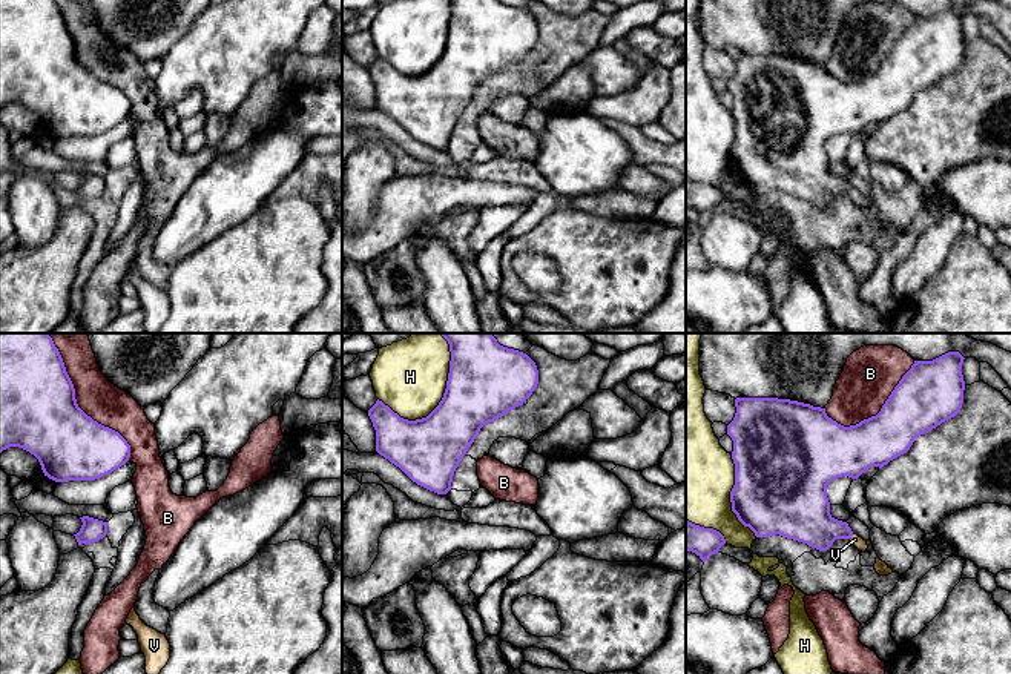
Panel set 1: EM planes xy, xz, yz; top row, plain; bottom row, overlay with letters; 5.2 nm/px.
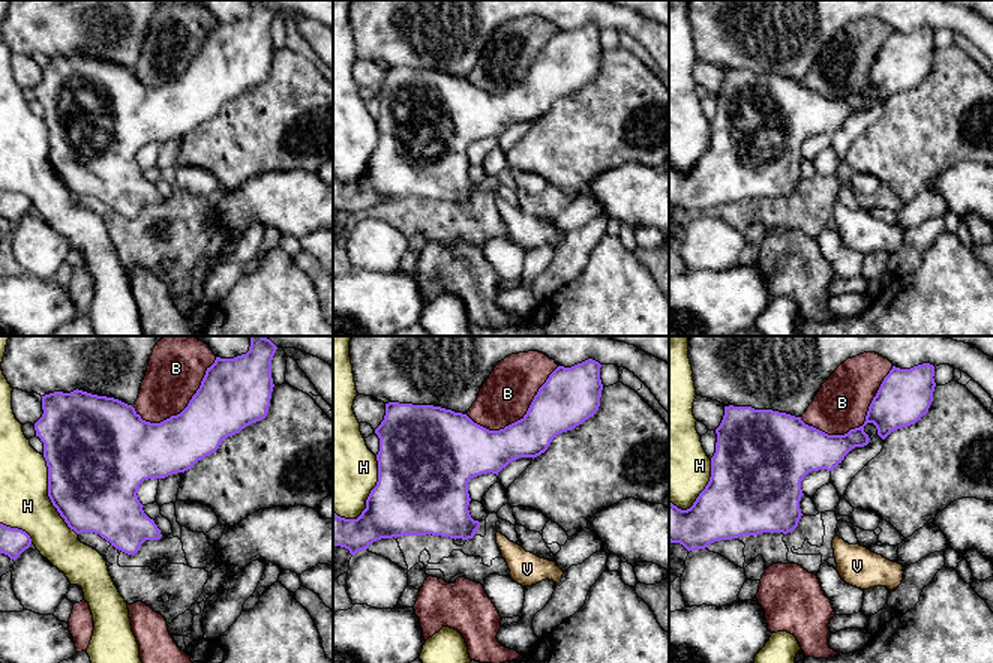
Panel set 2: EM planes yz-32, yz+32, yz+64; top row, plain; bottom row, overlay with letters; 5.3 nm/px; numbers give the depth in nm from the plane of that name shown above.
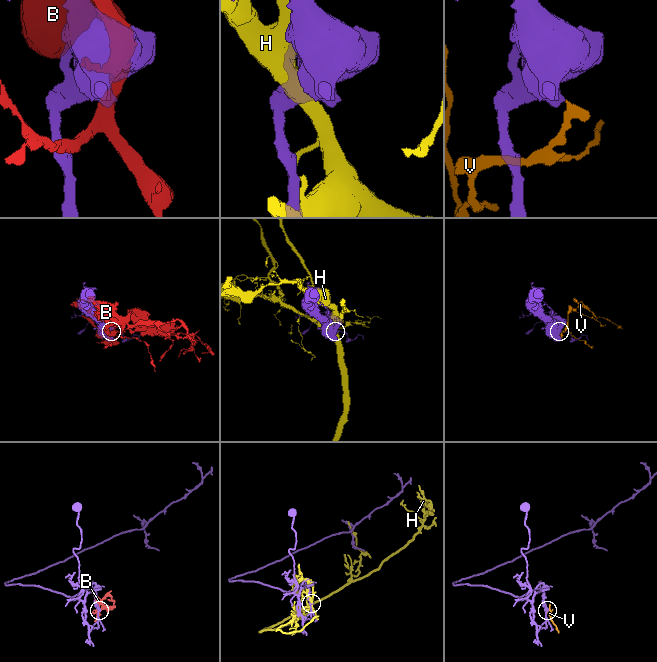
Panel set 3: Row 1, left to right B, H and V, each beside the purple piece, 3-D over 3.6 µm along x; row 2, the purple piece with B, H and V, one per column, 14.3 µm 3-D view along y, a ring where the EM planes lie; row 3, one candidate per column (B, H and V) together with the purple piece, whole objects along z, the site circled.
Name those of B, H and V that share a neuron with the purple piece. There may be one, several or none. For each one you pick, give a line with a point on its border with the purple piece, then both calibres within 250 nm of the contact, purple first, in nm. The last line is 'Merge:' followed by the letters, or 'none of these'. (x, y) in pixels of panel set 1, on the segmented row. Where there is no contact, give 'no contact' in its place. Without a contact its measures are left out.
V: meets purple in yz at (850, 536); 240 nm thick on the purple side, 60 nm on the other
Merge: V

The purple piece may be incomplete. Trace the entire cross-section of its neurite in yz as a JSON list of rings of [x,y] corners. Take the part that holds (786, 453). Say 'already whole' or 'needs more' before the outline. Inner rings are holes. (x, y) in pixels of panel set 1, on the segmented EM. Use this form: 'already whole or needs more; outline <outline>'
needs more; outline [[[948,352],[933,361],[914,361],[881,411],[850,427],[828,418],[825,408],[810,404],[778,398],[736,398],[736,413],[727,425],[727,434],[733,441],[735,485],[730,491],[730,502],[738,520],[749,527],[756,537],[779,534],[819,551],[827,551],[836,539],[848,539],[859,551],[867,551],[867,540],[855,534],[847,522],[830,514],[827,485],[842,476],[858,479],[870,467],[882,468],[894,458],[907,453],[917,436],[954,418],[963,404],[963,359],[959,352]]]

